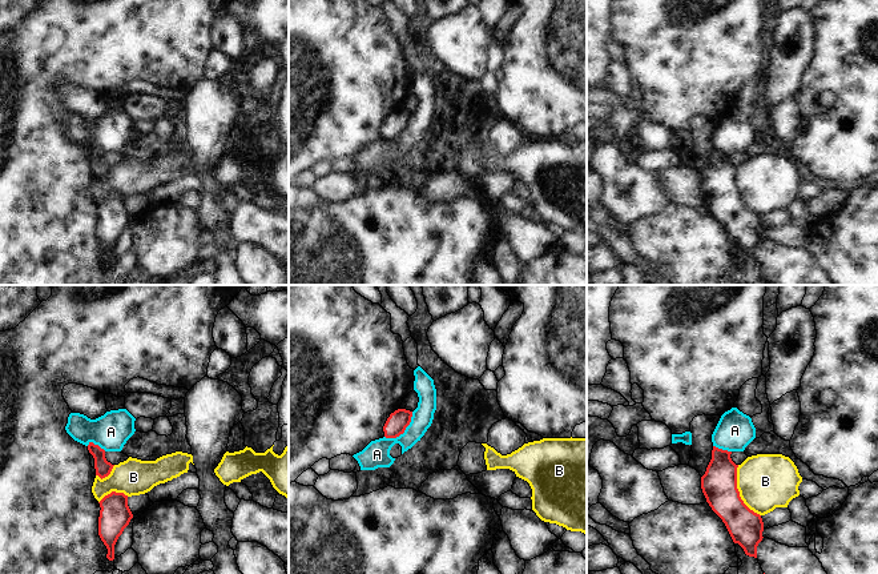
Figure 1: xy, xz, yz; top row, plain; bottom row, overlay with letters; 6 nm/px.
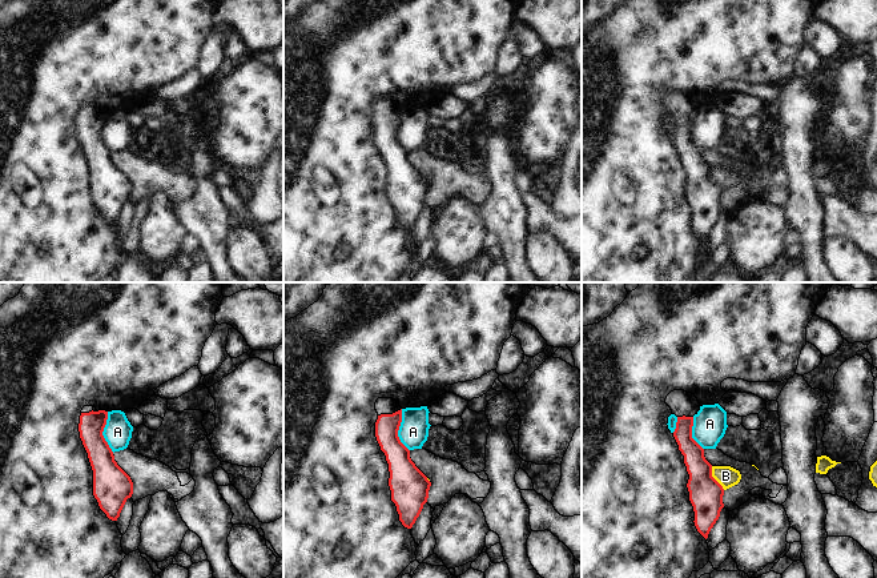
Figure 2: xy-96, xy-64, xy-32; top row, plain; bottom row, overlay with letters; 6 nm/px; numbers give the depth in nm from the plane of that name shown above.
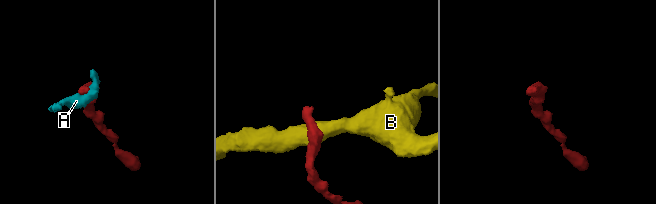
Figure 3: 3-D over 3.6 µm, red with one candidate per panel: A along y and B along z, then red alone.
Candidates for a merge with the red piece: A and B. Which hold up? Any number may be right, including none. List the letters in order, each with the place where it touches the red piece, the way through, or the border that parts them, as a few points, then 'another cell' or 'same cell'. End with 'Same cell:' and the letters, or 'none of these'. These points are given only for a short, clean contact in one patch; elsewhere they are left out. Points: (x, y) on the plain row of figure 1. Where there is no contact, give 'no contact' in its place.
A: meets red in xz at (403, 133); border along xz (413, 113), (411, 123), (402, 135), (395, 139), (385, 139); another cell
B: meets red in yz at (738, 193); border along yz (737, 167), (738, 197), (760, 217); another cell
Same cell: none of these

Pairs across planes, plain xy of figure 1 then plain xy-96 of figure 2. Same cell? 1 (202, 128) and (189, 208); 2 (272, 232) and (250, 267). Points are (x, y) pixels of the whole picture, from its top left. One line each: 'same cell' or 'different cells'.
1: same cell
2: different cells

